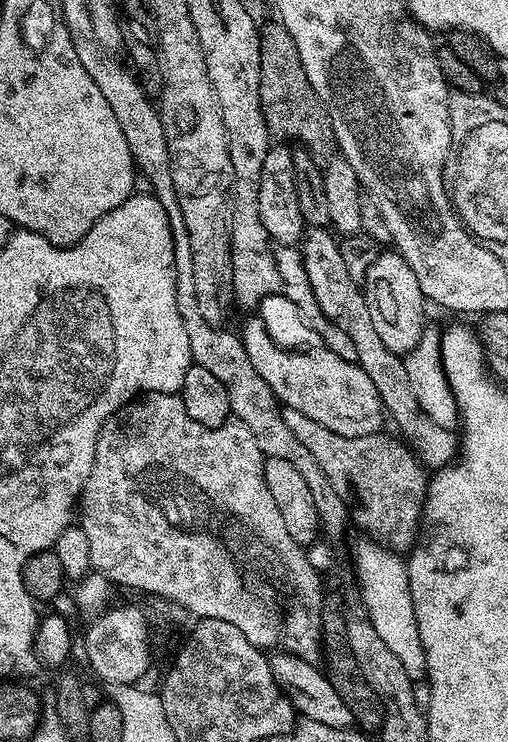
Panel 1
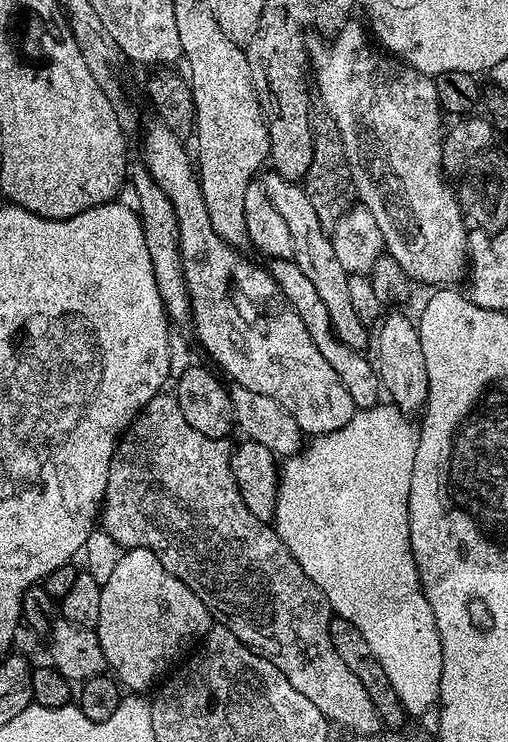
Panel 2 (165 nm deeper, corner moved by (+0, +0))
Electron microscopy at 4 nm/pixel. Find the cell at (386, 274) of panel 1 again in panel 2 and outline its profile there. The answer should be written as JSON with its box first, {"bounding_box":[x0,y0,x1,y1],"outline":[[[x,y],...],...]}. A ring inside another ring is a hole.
{"bounding_box":[374,311,428,414],"outline":[[[402,311],[392,312],[379,321],[380,333],[375,333],[374,348],[380,355],[378,362],[379,386],[387,399],[405,414],[419,413],[428,403],[428,379],[426,378],[426,358],[422,358],[422,342],[419,327],[403,316]]]}

